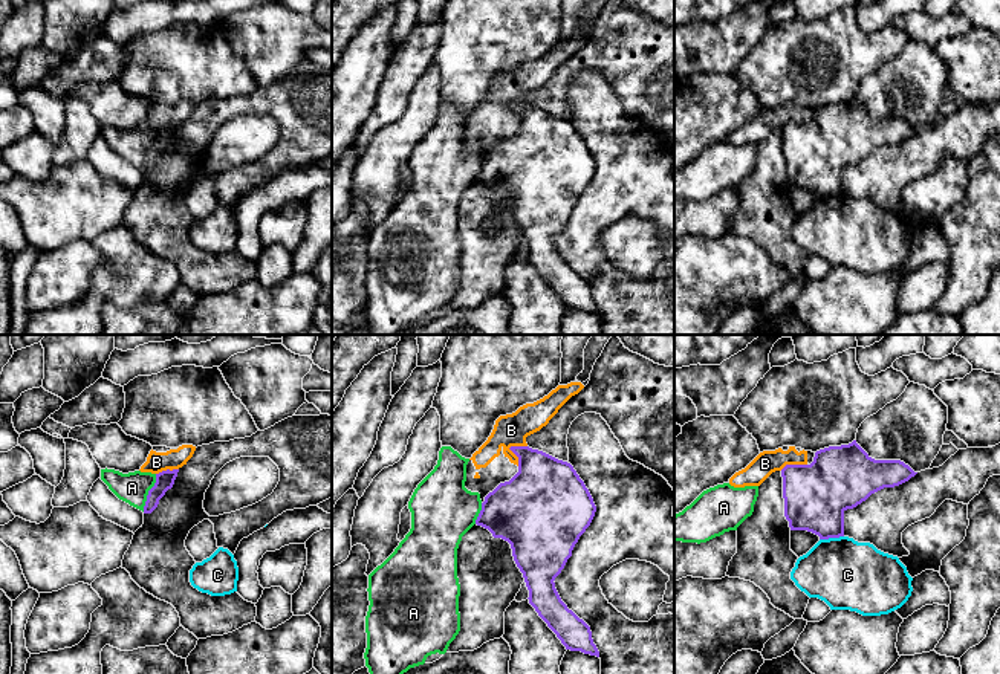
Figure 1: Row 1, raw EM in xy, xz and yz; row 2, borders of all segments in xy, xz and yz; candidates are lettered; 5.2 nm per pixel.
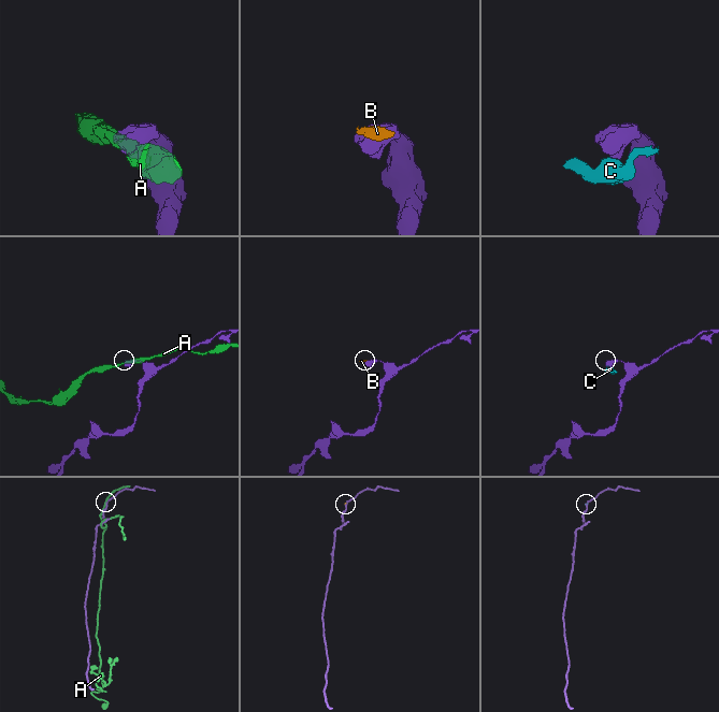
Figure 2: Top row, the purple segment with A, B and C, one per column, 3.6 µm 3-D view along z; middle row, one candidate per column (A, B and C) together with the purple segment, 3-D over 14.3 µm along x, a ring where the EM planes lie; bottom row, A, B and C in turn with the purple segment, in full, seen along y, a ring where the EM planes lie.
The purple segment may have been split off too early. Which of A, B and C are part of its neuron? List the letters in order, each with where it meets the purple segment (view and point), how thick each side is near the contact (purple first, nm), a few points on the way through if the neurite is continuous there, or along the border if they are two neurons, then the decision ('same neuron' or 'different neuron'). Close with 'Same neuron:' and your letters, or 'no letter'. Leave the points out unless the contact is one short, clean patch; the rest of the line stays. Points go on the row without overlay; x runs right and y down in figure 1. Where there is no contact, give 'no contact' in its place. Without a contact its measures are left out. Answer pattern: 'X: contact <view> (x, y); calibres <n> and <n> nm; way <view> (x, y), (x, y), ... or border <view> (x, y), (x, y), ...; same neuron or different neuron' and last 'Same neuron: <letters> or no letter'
A: contact xy (149, 150); calibres 100 and 160 nm; different neuron
B: contact xz (516, 112); calibres 360 and 170 nm; border xz (511, 103), (509, 107), (517, 115), (519, 123); different neuron
C: contact yz (831, 194); calibres 340 and 360 nm; border yz (843, 193), (820, 197); different neuron
Same neuron: no letter

